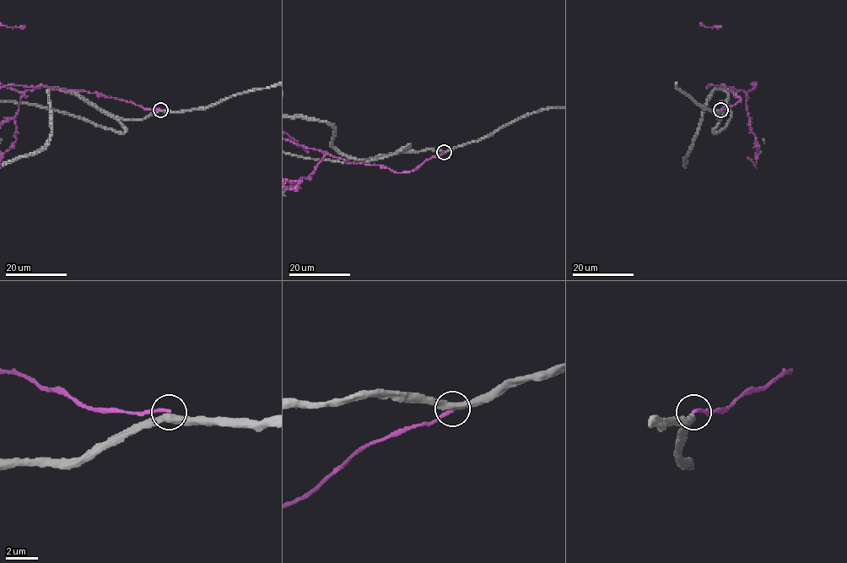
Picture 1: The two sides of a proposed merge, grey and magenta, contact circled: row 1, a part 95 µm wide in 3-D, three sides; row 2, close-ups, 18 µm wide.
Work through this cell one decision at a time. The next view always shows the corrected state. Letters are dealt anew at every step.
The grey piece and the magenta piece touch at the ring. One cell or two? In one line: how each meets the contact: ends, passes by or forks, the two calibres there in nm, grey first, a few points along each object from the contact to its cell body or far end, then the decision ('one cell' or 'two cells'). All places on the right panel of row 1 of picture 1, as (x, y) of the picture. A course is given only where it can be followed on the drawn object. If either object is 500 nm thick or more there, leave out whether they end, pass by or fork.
grey passes by | magenta ends | 400/220 nm | two cells

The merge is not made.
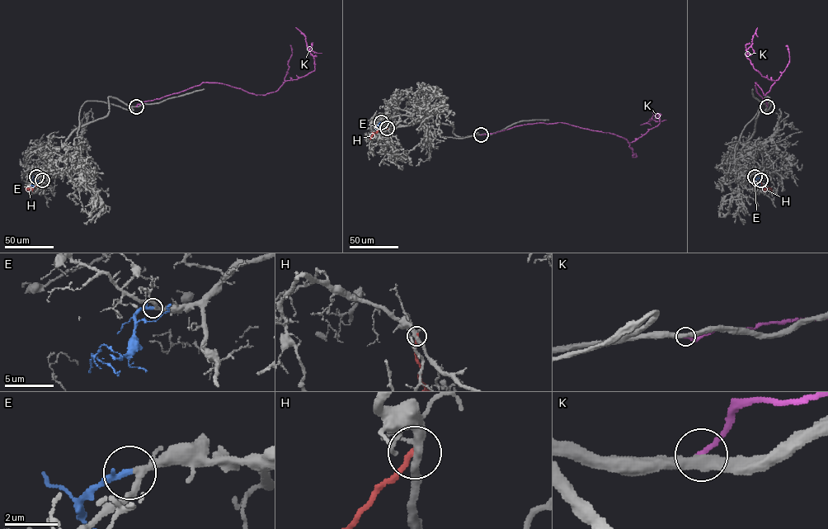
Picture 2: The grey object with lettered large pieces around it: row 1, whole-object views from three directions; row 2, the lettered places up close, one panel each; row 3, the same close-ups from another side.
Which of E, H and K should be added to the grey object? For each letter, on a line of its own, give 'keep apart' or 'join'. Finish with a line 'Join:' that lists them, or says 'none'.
E: join
H: keep apart
K: keep apart
Join: E

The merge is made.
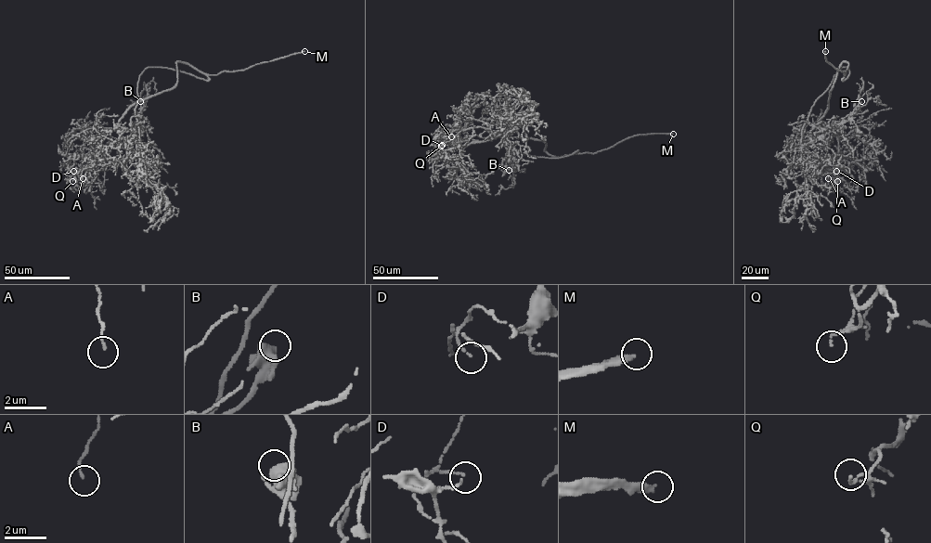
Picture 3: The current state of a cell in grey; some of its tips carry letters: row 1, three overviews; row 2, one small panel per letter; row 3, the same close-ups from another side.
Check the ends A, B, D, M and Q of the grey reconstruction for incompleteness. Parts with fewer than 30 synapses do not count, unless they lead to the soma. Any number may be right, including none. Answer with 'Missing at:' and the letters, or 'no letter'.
Missing at: B, M

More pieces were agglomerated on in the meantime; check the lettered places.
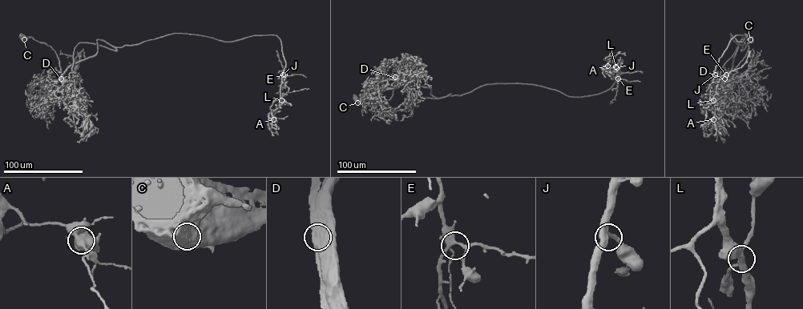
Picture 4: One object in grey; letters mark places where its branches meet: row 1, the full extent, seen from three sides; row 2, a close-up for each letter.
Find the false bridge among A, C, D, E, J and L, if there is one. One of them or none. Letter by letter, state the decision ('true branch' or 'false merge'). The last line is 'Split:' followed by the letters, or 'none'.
A: true branch
C: true branch
D: true branch
E: true branch
J: true branch
L: true branch
Split: none

